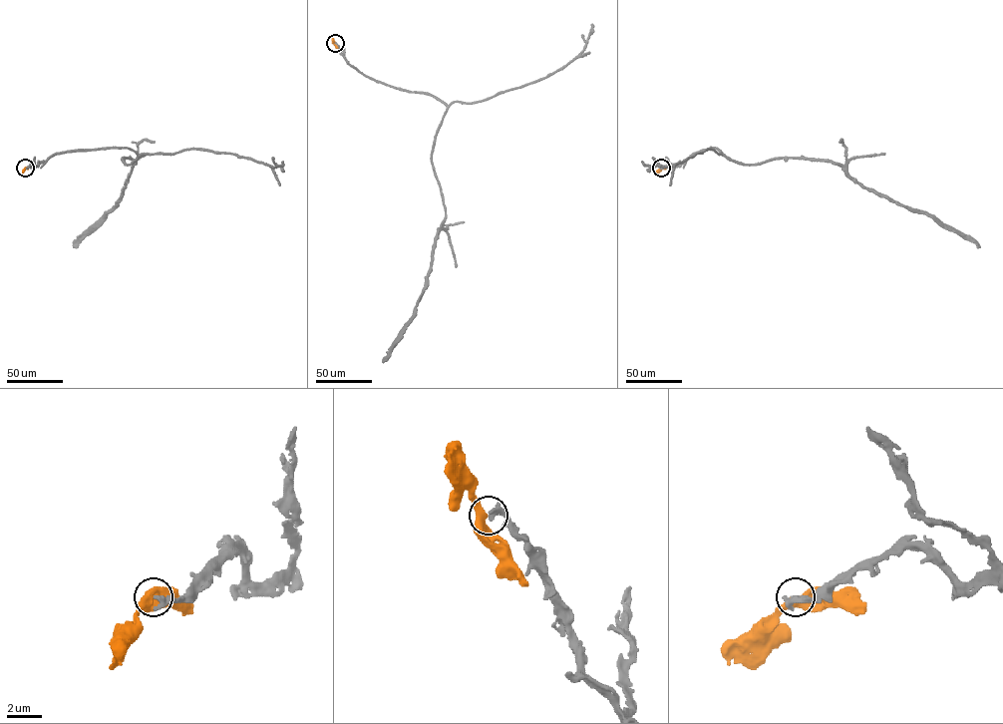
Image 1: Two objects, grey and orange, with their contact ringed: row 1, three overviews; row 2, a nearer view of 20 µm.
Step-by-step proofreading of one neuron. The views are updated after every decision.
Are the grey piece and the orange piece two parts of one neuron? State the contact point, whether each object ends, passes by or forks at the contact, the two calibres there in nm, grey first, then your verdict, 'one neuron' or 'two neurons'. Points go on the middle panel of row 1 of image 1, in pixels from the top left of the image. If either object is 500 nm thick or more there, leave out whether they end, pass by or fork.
place (335, 43); grey ends; orange passes by; calibres 320 and 440 nm; two neurons

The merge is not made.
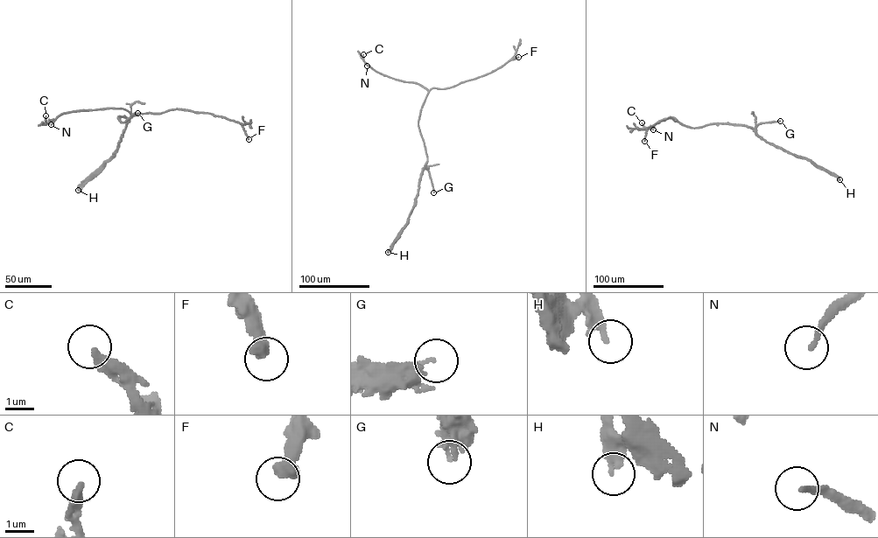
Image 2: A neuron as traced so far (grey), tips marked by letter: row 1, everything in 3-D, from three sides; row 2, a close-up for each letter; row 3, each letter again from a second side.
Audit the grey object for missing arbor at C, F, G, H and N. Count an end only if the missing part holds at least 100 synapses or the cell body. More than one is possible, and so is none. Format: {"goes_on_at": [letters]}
{"goes_on_at": ["G"]}

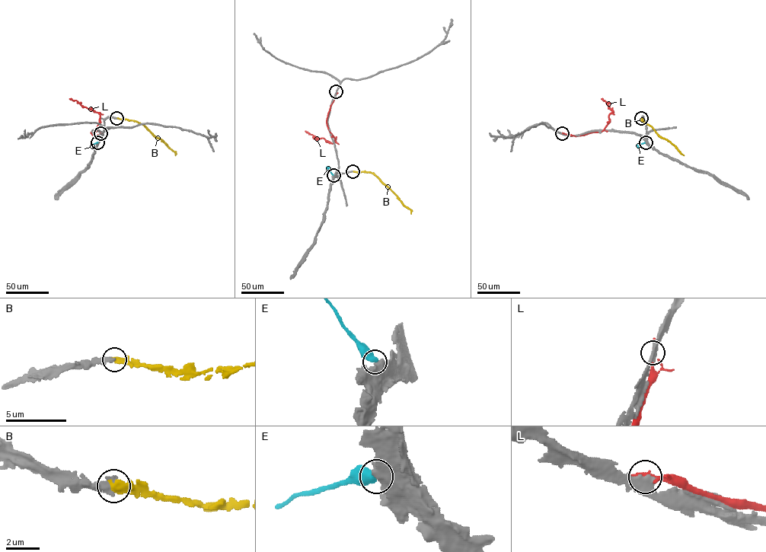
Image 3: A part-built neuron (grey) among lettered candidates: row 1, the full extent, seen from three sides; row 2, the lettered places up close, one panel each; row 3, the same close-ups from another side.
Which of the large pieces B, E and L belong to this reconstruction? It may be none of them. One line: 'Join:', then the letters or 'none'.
Join: B

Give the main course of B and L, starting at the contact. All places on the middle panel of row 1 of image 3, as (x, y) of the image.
B: (352, 171), (368, 172), (375, 175), (410, 210), (411, 213)
L: (336, 91), (327, 119), (327, 126), (335, 141), (330, 143), (305, 131)

